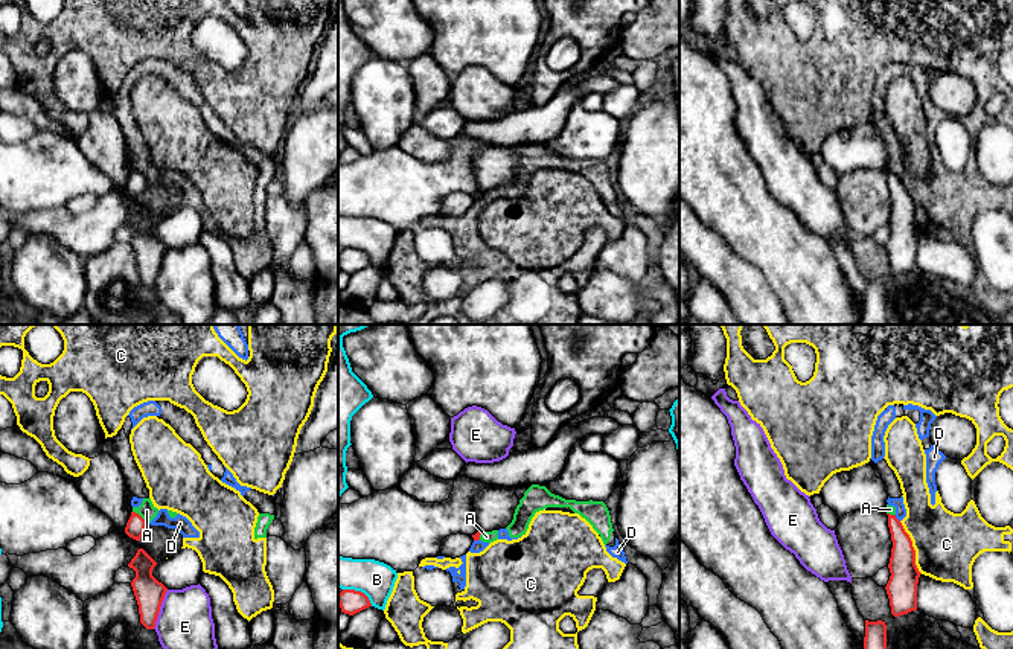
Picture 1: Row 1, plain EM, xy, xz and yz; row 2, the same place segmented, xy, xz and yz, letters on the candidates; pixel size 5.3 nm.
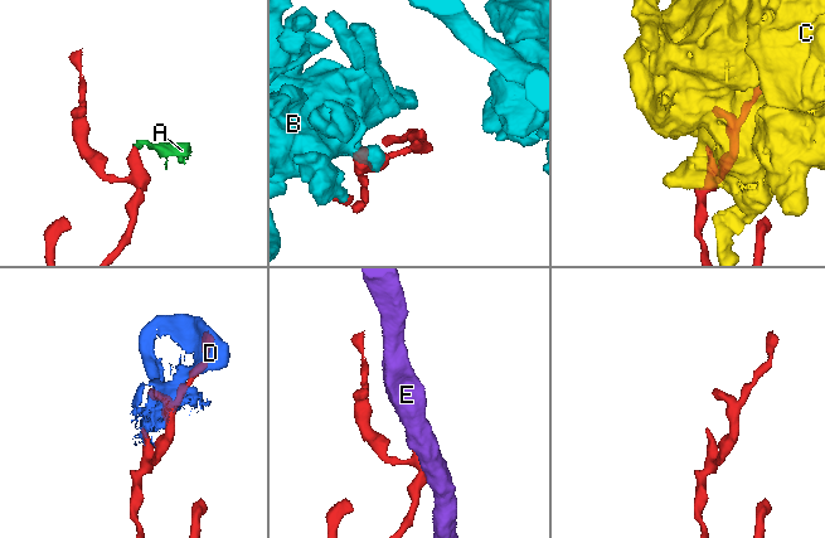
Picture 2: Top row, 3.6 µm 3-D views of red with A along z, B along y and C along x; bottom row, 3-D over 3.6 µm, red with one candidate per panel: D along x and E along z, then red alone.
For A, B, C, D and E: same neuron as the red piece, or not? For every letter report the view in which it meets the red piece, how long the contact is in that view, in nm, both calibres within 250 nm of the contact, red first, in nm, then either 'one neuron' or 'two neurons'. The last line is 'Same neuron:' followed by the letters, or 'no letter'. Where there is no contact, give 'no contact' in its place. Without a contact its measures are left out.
A: xy | 100 nm | 100/90 nm | two neurons
B: xz | 180 nm | 130/190 nm | two neurons
C: yz | 300 nm | 160/340 nm | two neurons
D: yz | 50 nm | 140/60 nm | two neurons
E: xy | 220 nm | 160/300 nm | two neurons
Same neuron: no letter

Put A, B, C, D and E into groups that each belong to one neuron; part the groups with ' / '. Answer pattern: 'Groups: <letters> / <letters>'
Groups: A C D / B / E

